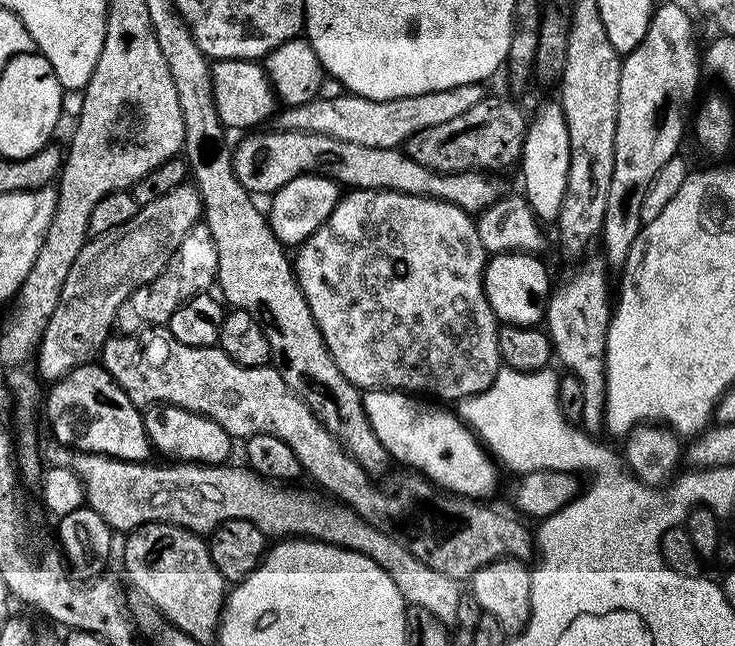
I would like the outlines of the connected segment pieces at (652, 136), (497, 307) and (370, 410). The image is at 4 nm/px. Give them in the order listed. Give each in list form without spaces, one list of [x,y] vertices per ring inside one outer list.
[[[661,3],[652,13],[652,21],[646,30],[646,38],[635,50],[623,57],[618,82],[618,118],[614,134],[614,178],[610,178],[610,198],[606,198],[606,218],[604,219],[604,252],[602,256],[613,269],[623,269],[626,258],[630,254],[630,246],[634,246],[634,238],[638,238],[642,221],[642,198],[646,198],[646,190],[650,182],[670,162],[670,158],[681,151],[680,139],[684,136],[684,115],[696,96],[696,83],[700,80],[702,56],[696,53],[696,44],[692,41],[692,20],[688,12],[680,4]]]
[[[500,252],[493,255],[484,268],[484,293],[490,302],[490,310],[494,310],[497,321],[504,324],[517,324],[527,328],[535,328],[547,317],[548,297],[554,287],[548,281],[548,268],[540,261],[539,255],[530,252]]]
[[[373,388],[363,393],[366,418],[378,434],[378,442],[386,446],[389,457],[400,464],[409,464],[409,469],[428,477],[437,488],[452,493],[453,496],[467,496],[470,500],[487,501],[488,496],[496,492],[500,484],[500,472],[497,461],[491,452],[476,438],[475,432],[460,419],[455,411],[447,412],[447,407],[428,398],[410,392],[397,392],[387,388]]]

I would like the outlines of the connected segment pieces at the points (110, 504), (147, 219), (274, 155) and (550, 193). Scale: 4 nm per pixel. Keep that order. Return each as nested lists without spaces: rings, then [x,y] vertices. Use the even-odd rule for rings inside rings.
[[[76,452],[73,457],[70,467],[83,484],[87,507],[98,513],[112,527],[113,533],[127,534],[143,524],[162,522],[197,534],[210,534],[219,524],[225,524],[227,520],[245,520],[252,524],[255,531],[263,532],[268,538],[321,540],[323,544],[333,544],[335,548],[347,548],[350,552],[369,556],[379,568],[390,574],[390,582],[398,586],[405,605],[425,607],[443,624],[455,625],[458,618],[458,602],[462,595],[461,585],[455,580],[446,578],[446,574],[438,574],[438,570],[426,566],[422,558],[414,558],[414,554],[410,554],[410,550],[406,550],[402,542],[390,538],[390,534],[378,530],[345,504],[307,496],[306,493],[299,492],[296,486],[281,486],[279,483],[269,482],[247,466],[228,468],[229,466],[224,464],[168,462],[165,463],[165,468],[159,468],[158,465],[152,464],[153,462],[115,460],[113,456],[99,456],[93,452]]]
[[[185,182],[170,190],[170,194],[162,194],[162,198],[157,198],[155,202],[139,205],[130,222],[122,222],[122,226],[114,226],[114,230],[106,230],[106,234],[89,238],[82,250],[78,250],[78,258],[74,258],[74,266],[70,266],[66,282],[62,282],[58,306],[54,306],[54,314],[50,314],[46,330],[40,339],[40,346],[36,350],[34,368],[39,379],[55,382],[63,376],[69,376],[74,369],[89,363],[108,341],[116,322],[116,311],[122,302],[126,301],[130,294],[134,294],[136,288],[146,286],[162,274],[184,235],[191,228],[197,227],[201,220],[200,193],[191,183]]]
[[[296,128],[275,130],[276,132],[264,132],[256,130],[248,136],[240,145],[235,145],[232,153],[232,173],[238,178],[238,182],[247,192],[259,194],[273,194],[280,187],[298,178],[300,175],[328,176],[337,184],[348,190],[367,190],[369,192],[401,192],[402,194],[414,194],[420,196],[435,196],[439,200],[445,200],[454,206],[463,208],[469,214],[479,214],[485,208],[491,206],[502,196],[500,184],[495,175],[486,172],[435,172],[426,166],[419,164],[413,156],[400,148],[375,148],[374,146],[358,146],[358,142],[346,142],[342,138],[327,136],[321,132],[300,132]]]
[[[559,99],[542,101],[534,110],[524,136],[520,171],[524,176],[525,201],[541,223],[555,223],[560,216],[561,204],[565,200],[566,182],[569,178],[570,134],[566,126],[564,107]]]

